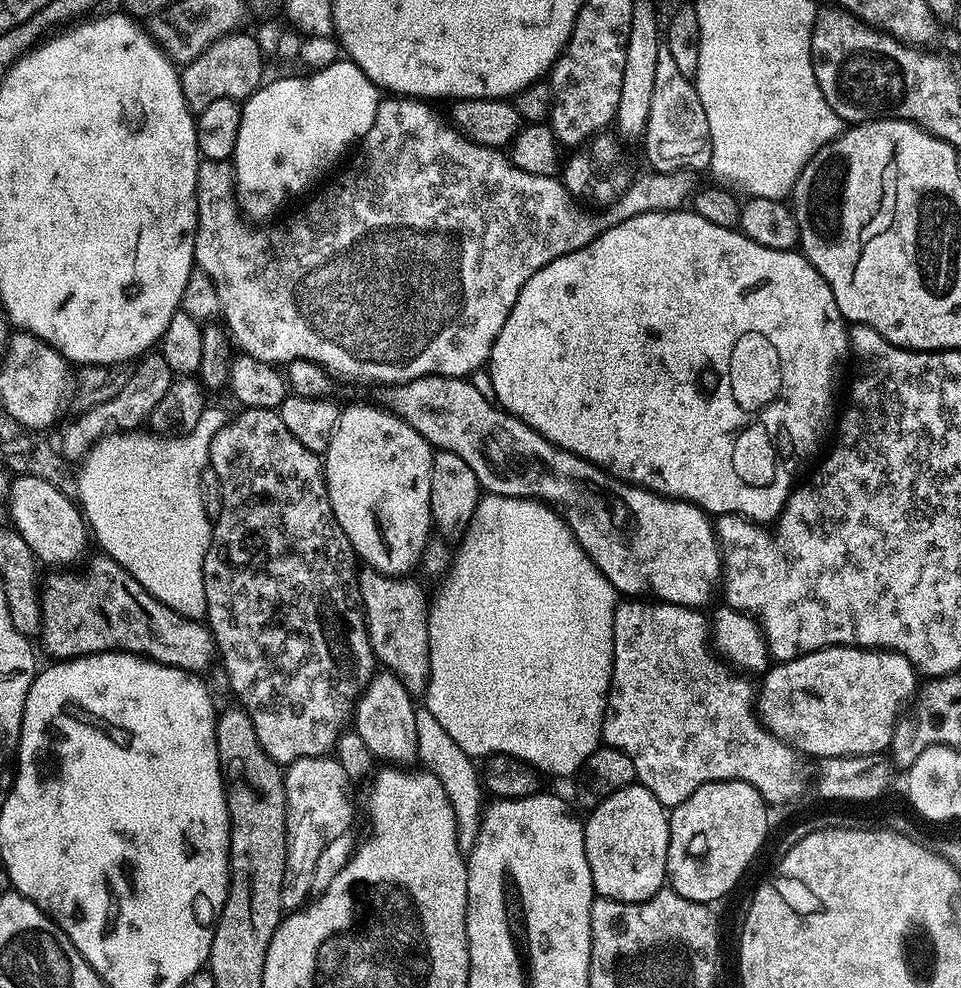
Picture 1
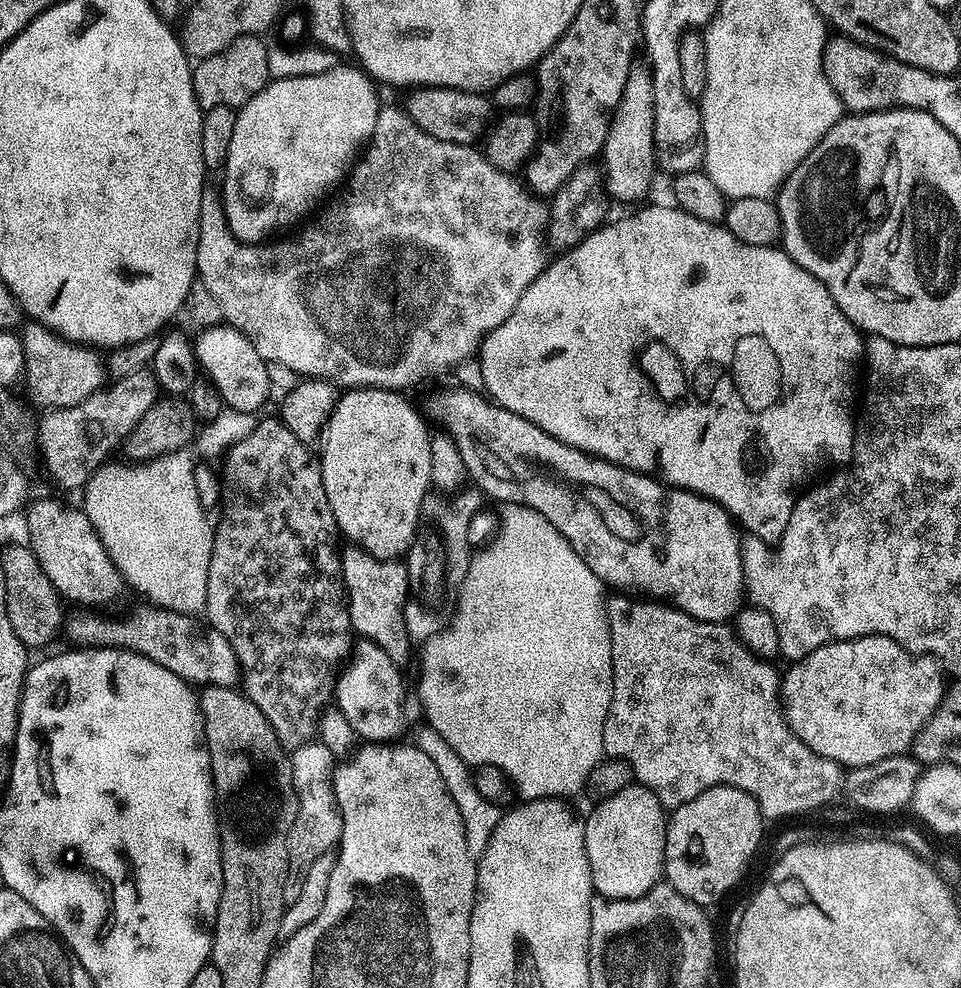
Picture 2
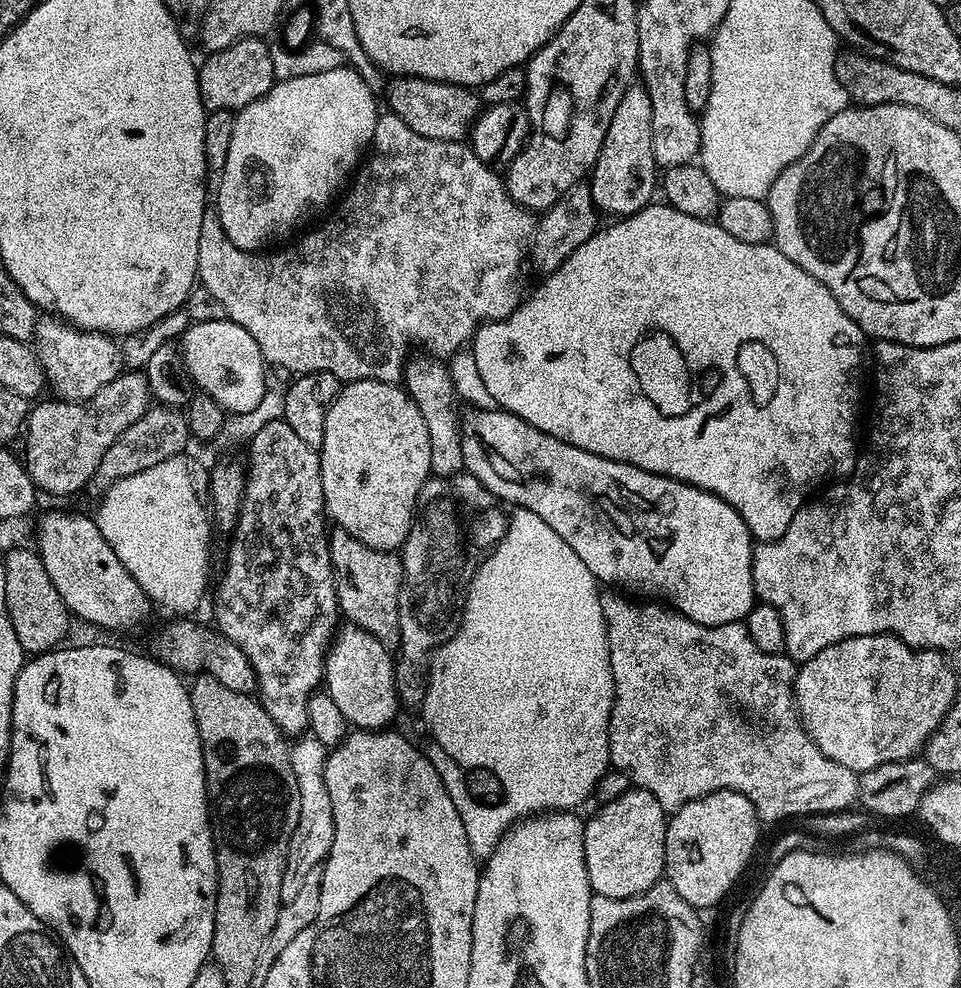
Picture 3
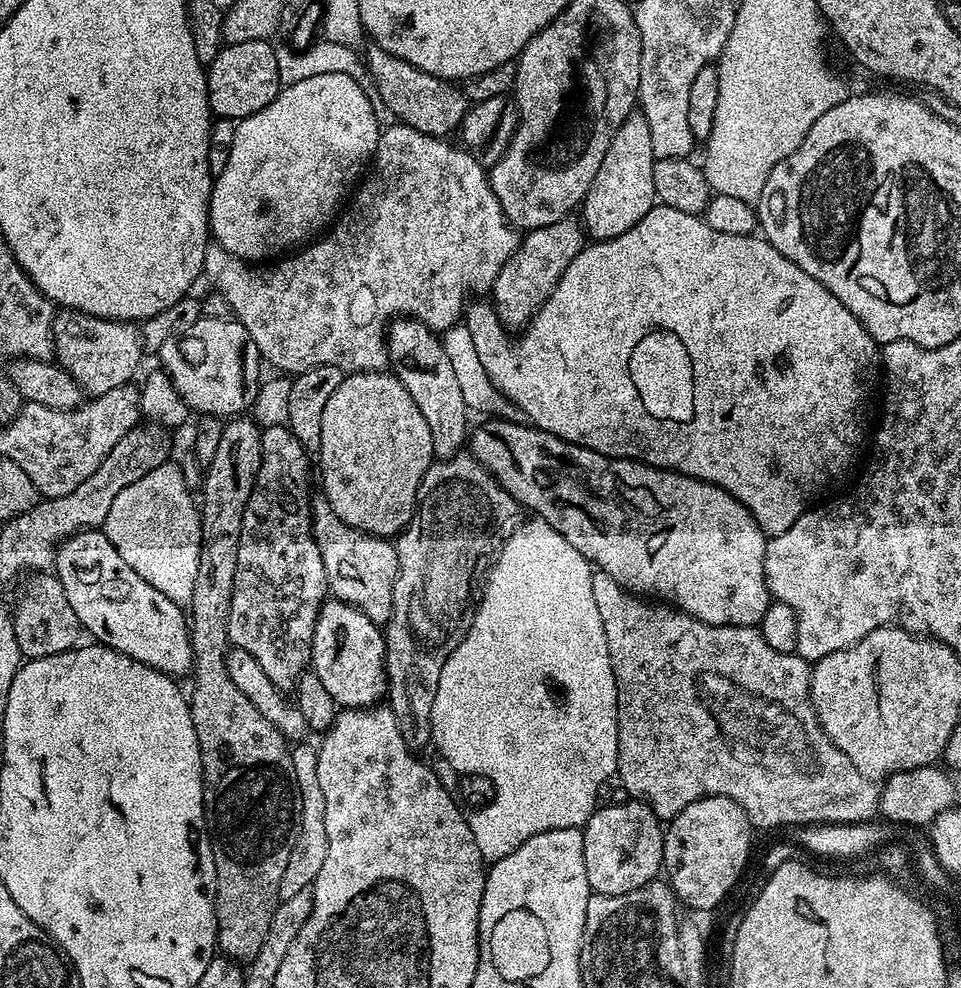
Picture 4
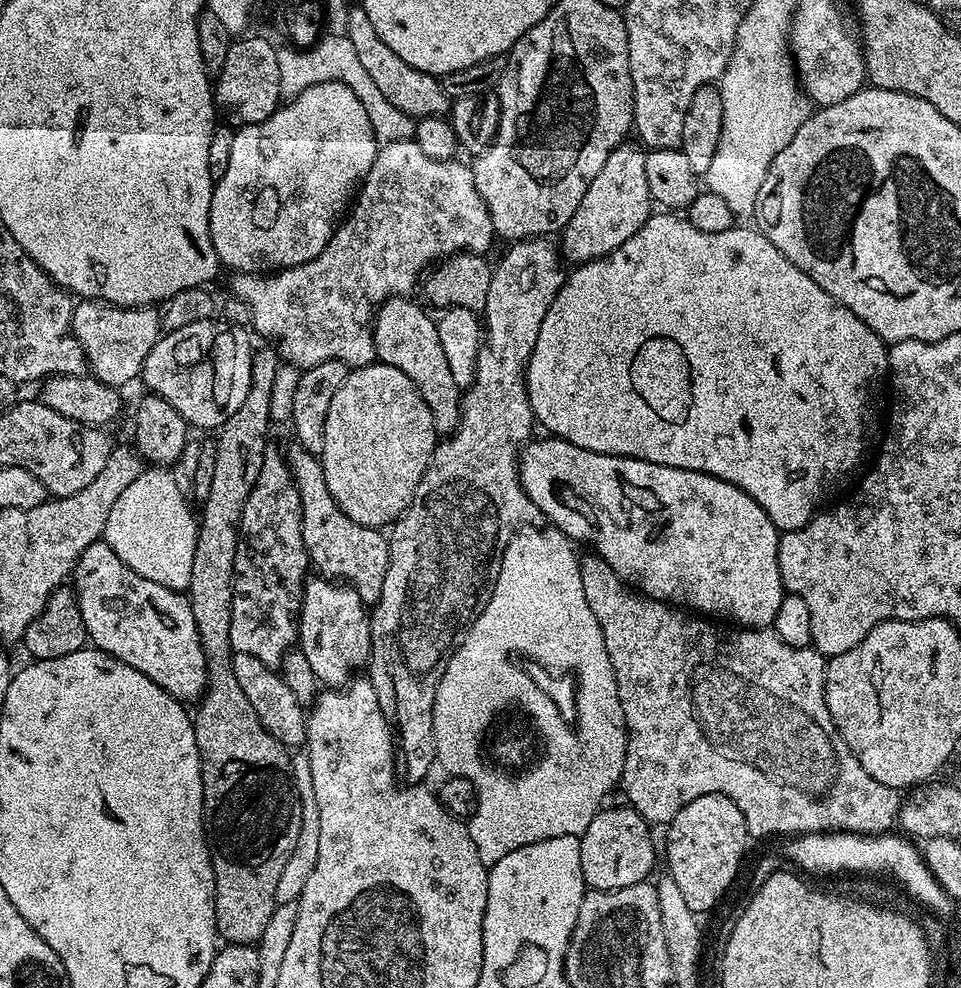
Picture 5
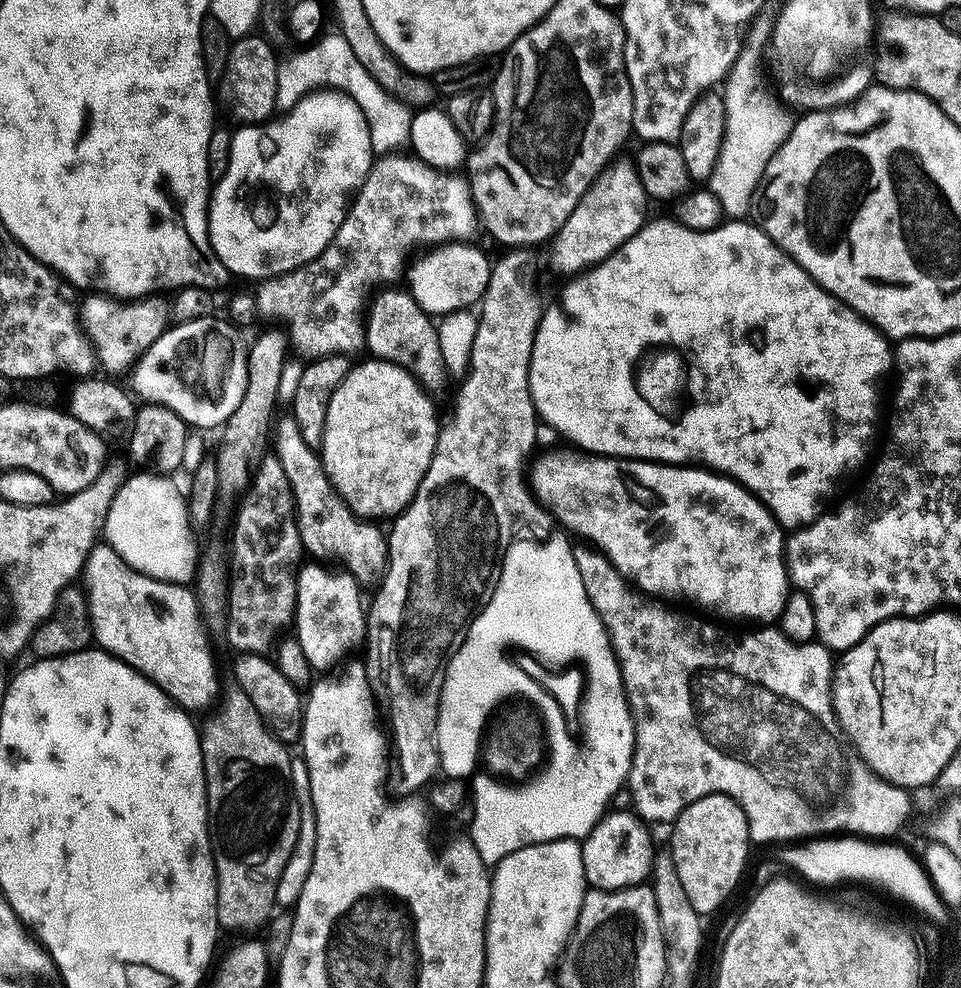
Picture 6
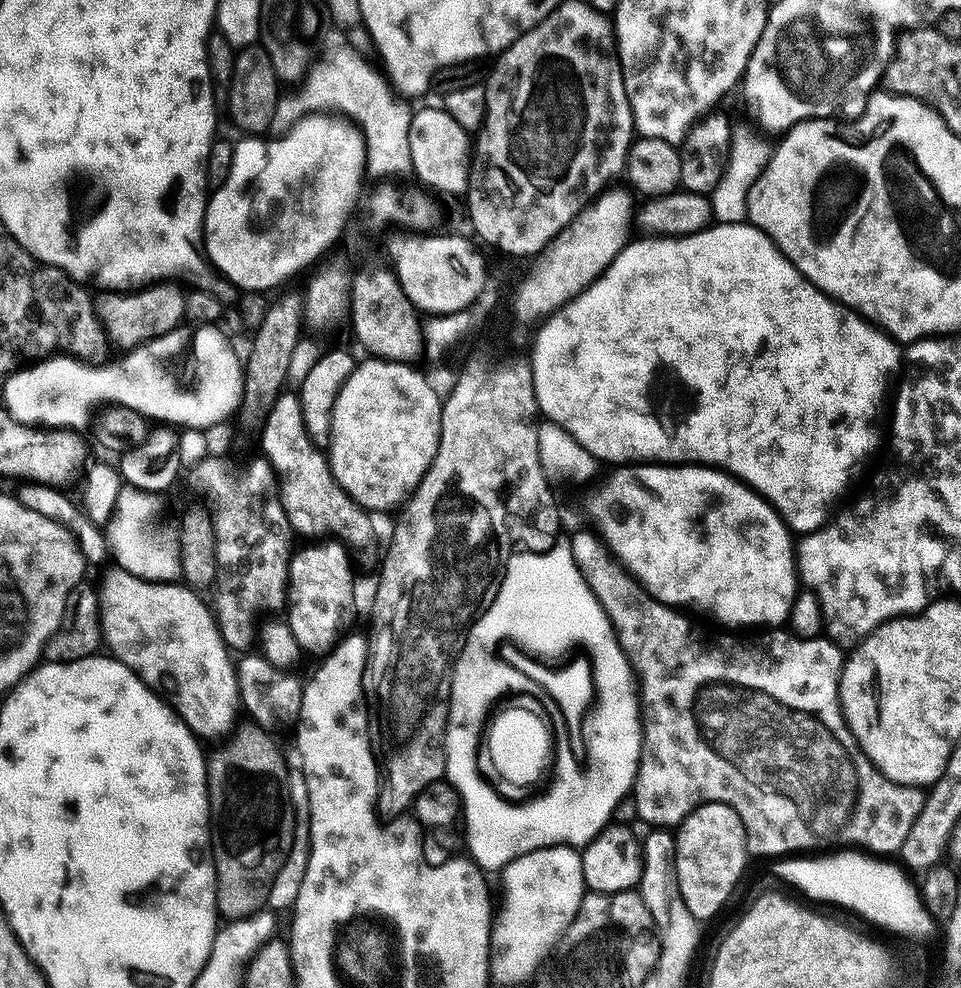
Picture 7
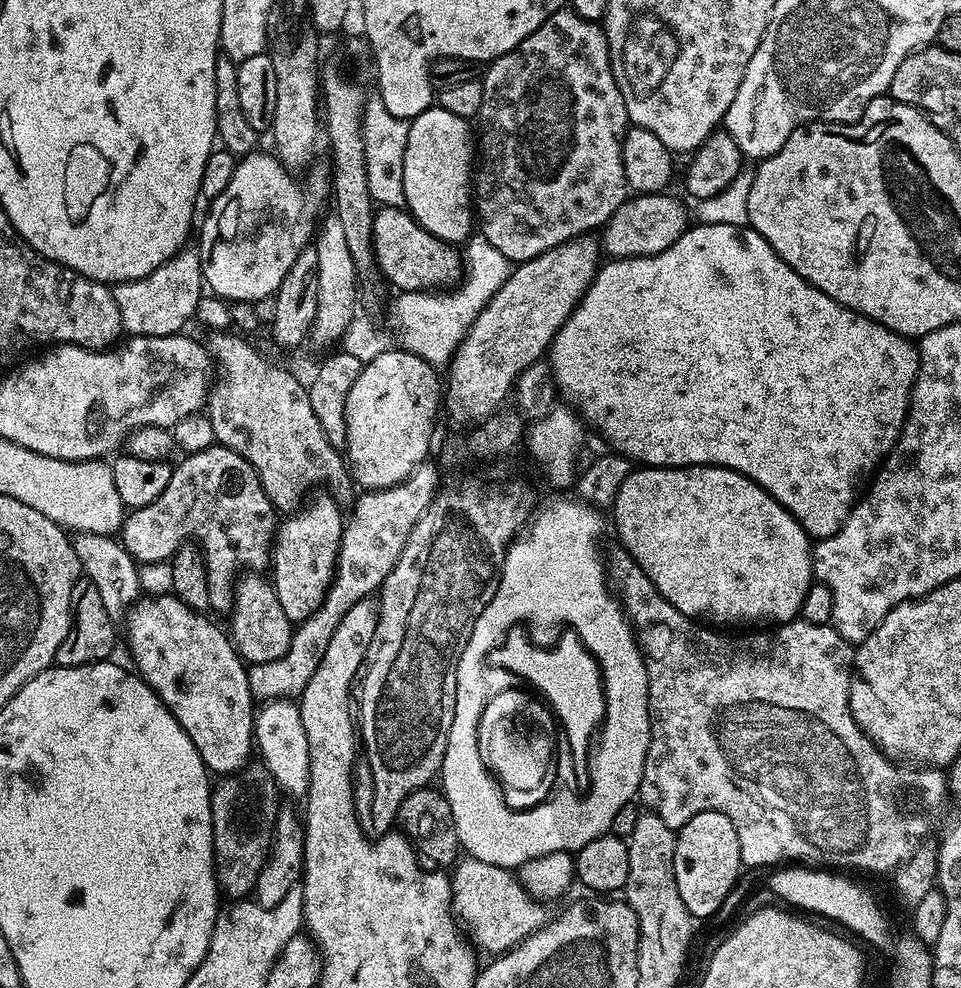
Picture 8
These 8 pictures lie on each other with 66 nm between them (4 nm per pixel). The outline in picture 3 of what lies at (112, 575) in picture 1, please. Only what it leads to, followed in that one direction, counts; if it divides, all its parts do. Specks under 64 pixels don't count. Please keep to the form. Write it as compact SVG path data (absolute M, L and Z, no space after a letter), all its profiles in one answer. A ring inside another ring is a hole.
M172 618L172 621L152 640L151 655L162 664L176 669L181 674L204 674L221 680L230 690L238 690L249 694L256 692L256 675L250 666L250 660L242 654L234 642L225 640L223 635L211 636L192 618Z

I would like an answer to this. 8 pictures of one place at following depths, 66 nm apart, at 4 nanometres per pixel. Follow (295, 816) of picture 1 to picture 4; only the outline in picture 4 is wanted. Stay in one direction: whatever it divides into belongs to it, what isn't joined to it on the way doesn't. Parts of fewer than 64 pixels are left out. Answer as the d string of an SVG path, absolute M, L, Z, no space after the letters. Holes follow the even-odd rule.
M300 742L292 748L294 774L298 778L298 790L302 798L302 818L298 826L298 838L294 838L294 850L290 850L290 862L286 862L286 871L280 883L281 901L294 898L298 890L311 888L318 878L318 870L322 870L322 862L326 862L328 839L326 838L326 802L322 794L322 786L318 786L318 758L316 748L308 742Z

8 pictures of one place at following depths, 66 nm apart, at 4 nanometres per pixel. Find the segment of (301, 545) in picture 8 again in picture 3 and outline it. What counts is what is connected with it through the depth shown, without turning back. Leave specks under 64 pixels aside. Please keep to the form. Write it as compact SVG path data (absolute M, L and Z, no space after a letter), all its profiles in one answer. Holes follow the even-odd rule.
M348 622L335 633L324 658L324 678L326 691L338 710L356 730L384 730L402 708L396 691L396 666L393 653L374 634L362 630Z

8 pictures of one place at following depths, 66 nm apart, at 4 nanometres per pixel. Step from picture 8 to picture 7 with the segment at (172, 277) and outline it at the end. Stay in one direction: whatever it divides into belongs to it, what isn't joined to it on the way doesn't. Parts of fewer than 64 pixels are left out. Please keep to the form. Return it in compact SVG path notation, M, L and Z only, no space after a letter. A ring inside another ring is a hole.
M157 282L139 290L113 292L104 290L95 297L94 303L108 339L120 350L131 350L153 340L165 336L167 332L181 327L186 316L186 292L180 289L176 282Z

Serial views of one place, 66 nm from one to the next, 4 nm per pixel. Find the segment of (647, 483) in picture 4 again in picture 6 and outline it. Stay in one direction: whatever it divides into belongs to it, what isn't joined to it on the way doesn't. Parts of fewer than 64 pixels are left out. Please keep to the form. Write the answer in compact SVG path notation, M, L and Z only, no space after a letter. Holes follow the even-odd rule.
M588 454L579 460L576 456L544 456L534 464L534 491L536 497L552 513L557 521L560 520L569 528L569 533L577 532L589 545L595 546L607 556L608 561L621 572L641 592L659 598L664 602L685 600L688 604L697 604L700 608L709 608L720 616L729 616L732 620L760 620L756 622L779 621L782 610L788 601L790 591L790 577L786 563L786 532L781 528L769 512L766 505L749 492L743 484L705 470L700 466L677 466L675 464L658 464L651 460L622 460L615 456L598 456Z

